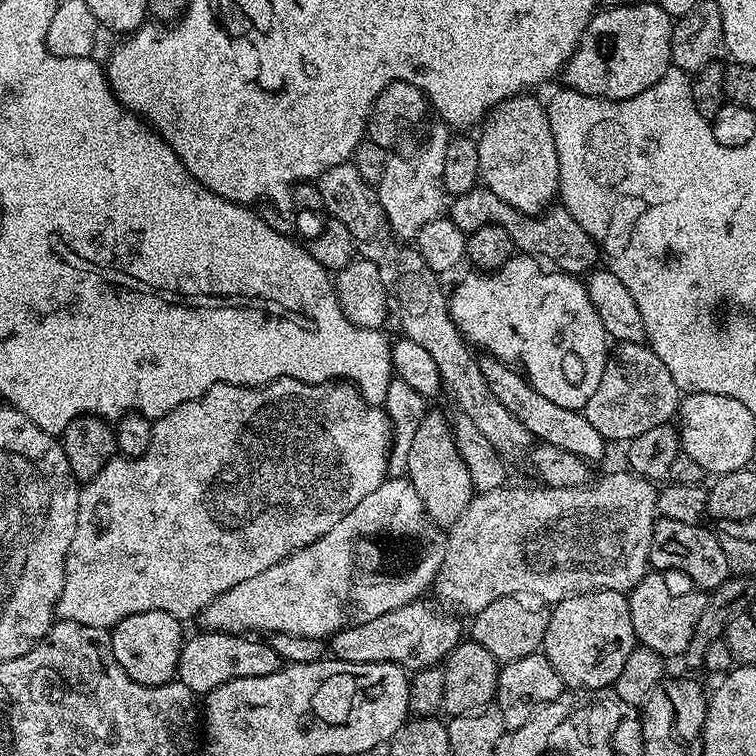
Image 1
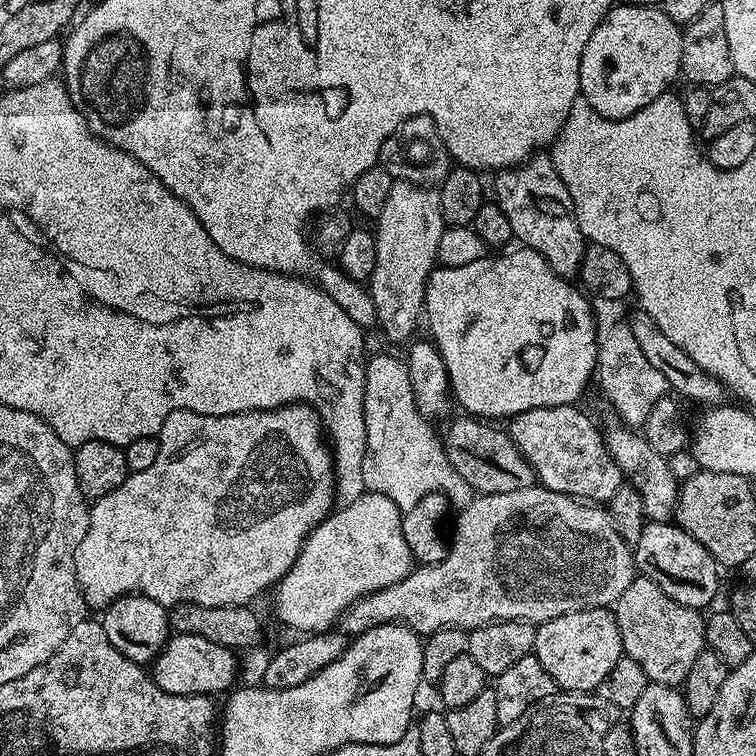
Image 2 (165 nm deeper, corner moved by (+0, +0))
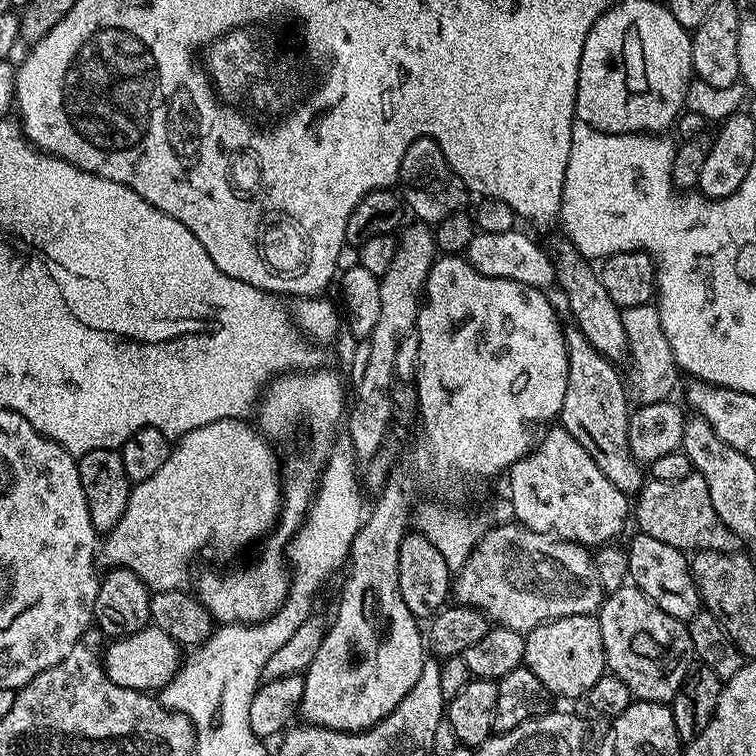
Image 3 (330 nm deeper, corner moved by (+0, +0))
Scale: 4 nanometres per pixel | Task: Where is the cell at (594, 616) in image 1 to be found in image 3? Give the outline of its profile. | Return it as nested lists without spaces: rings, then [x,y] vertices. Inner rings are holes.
[[[590,615],[541,622],[525,635],[523,667],[529,668],[553,697],[584,697],[606,672],[599,619]]]

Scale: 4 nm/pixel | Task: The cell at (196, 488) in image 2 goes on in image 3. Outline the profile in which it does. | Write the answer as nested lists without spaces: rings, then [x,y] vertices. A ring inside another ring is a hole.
[[[243,419],[239,420],[219,420],[218,422],[210,422],[210,426],[198,426],[198,430],[190,430],[186,435],[179,437],[171,445],[166,462],[162,462],[162,466],[155,474],[150,474],[150,478],[141,480],[131,485],[128,501],[126,502],[126,510],[122,514],[122,518],[118,518],[118,526],[114,526],[112,531],[107,533],[105,542],[102,544],[102,556],[109,561],[109,565],[117,568],[125,568],[134,574],[138,574],[138,578],[142,578],[142,582],[148,585],[149,589],[161,592],[162,590],[177,591],[188,580],[188,567],[192,564],[192,559],[199,552],[204,552],[209,548],[216,556],[232,556],[235,552],[243,550],[247,544],[255,545],[261,538],[267,537],[269,533],[275,529],[276,522],[280,518],[280,506],[282,503],[282,464],[276,460],[277,449],[273,447],[267,436],[263,432],[252,428]]]

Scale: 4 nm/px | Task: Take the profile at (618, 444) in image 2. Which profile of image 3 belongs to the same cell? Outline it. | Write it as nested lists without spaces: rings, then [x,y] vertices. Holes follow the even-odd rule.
[[[575,326],[565,327],[564,341],[568,347],[568,377],[566,398],[562,398],[562,410],[558,417],[559,427],[565,430],[598,462],[602,474],[614,482],[618,490],[626,494],[639,493],[646,483],[646,472],[639,460],[632,457],[628,445],[629,393],[620,381],[620,372],[613,361],[608,360]]]

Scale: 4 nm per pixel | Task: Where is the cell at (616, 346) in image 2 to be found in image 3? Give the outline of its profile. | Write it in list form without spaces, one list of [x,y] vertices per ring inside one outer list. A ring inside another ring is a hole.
[[[655,303],[642,306],[630,306],[622,311],[622,326],[626,326],[626,338],[628,339],[628,356],[632,360],[632,384],[630,380],[630,392],[637,396],[640,404],[653,404],[669,399],[676,388],[676,372],[678,365],[674,358],[674,350],[670,350],[670,342],[666,342],[666,330],[662,330],[662,318],[660,309]]]

